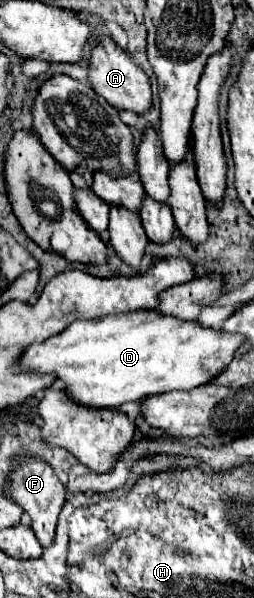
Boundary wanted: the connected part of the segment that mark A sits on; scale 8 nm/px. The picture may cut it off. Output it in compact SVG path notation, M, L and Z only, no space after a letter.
M101 37L99 45L93 49L91 55L91 71L89 81L93 83L93 89L113 107L127 109L137 115L143 115L151 109L151 81L145 75L145 71L139 65L133 65L133 59L127 51L115 45L111 37Z

